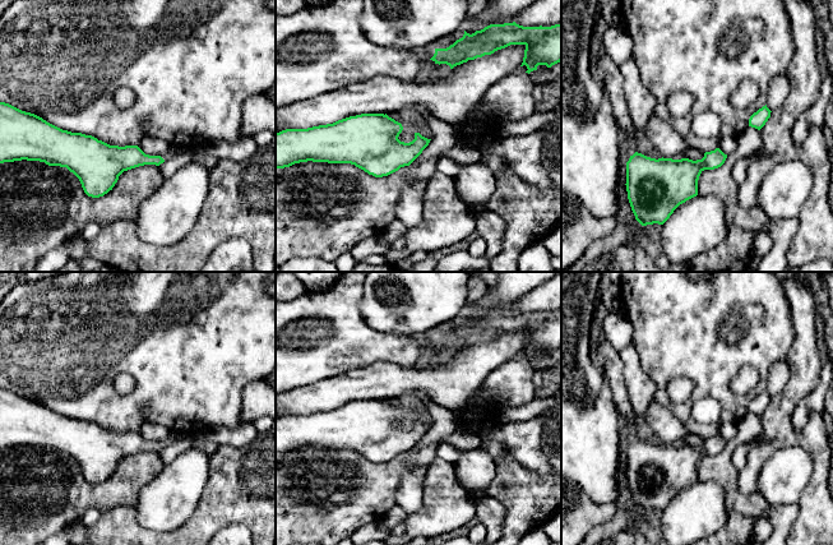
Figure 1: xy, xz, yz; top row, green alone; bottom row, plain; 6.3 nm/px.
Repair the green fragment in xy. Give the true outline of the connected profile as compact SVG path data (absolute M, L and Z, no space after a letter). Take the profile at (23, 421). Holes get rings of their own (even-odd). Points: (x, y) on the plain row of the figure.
M0 388L0 449L27 445L66 453L92 484L112 476L124 457L144 451L159 452L180 437L184 435L170 433L161 442L149 442L138 431L110 431Z

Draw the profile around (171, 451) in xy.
M185 434L184 437L180 437L179 439L165 445L165 448L158 452L159 458L165 466L170 465L181 452L198 447L202 440L203 435Z

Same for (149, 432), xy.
M144 421L138 433L149 442L161 442L170 435L170 430L158 424Z

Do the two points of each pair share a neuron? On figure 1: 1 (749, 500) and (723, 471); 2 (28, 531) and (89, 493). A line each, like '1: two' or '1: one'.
1: one
2: one

